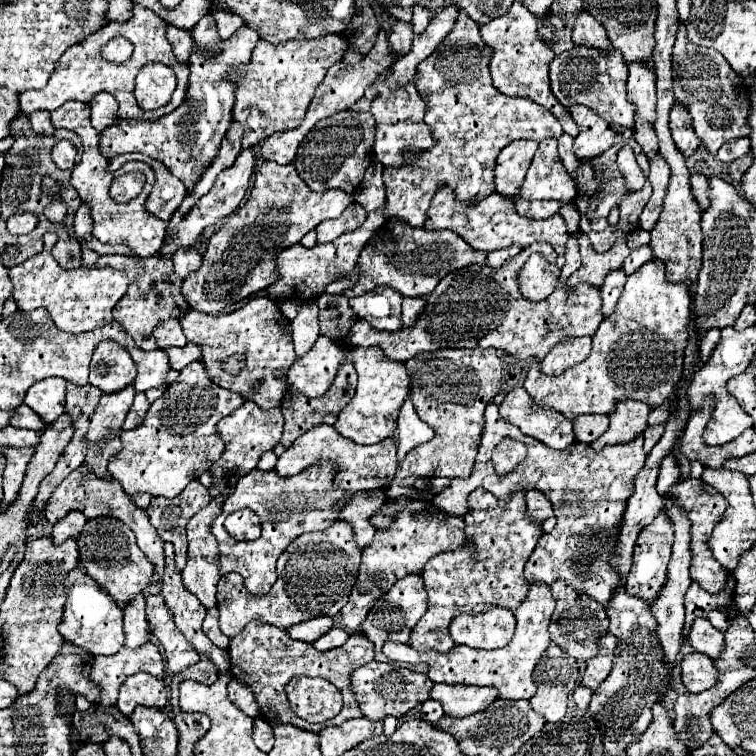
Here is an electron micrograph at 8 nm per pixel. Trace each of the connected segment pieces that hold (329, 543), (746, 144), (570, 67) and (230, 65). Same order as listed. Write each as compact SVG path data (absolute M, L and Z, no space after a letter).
M337 521L325 531L303 533L279 557L279 577L269 593L253 595L245 589L241 575L223 575L217 583L219 629L223 635L239 635L249 621L263 621L279 629L293 627L319 615L337 615L347 603L353 583L357 579L361 549L355 543L353 527Z
M743 137L743 139L737 139L737 141L725 143L725 145L719 149L717 157L719 157L721 161L725 161L725 163L731 163L731 161L743 157L745 153L749 153L749 149L751 149L751 141L749 141L747 137Z
M575 45L571 51L557 55L551 63L551 91L563 107L581 103L581 105L593 109L595 113L599 113L603 119L607 119L613 125L633 127L635 109L627 101L625 83L627 83L627 65L619 51L601 55L595 49Z
M243 25L241 29L233 33L233 37L218 46L208 48L211 57L204 57L201 54L201 47L193 45L193 53L187 61L191 75L189 75L185 103L177 107L173 113L157 121L117 119L115 125L111 125L109 129L101 133L101 153L105 157L115 157L115 155L133 153L133 151L145 153L151 159L161 161L175 177L179 177L185 183L187 193L193 191L193 187L197 185L205 169L217 157L221 139L225 137L225 131L229 129L229 123L233 121L231 111L235 103L237 85L229 81L229 73L249 63L251 51L257 41L259 41L257 31Z

